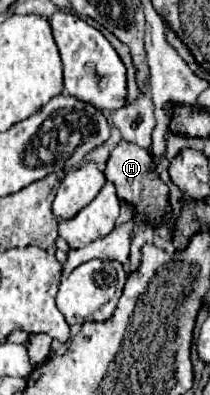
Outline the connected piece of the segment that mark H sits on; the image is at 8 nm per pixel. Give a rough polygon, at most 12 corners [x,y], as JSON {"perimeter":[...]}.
{"perimeter":[[119,142],[105,178],[147,224],[171,214],[149,150]]}

